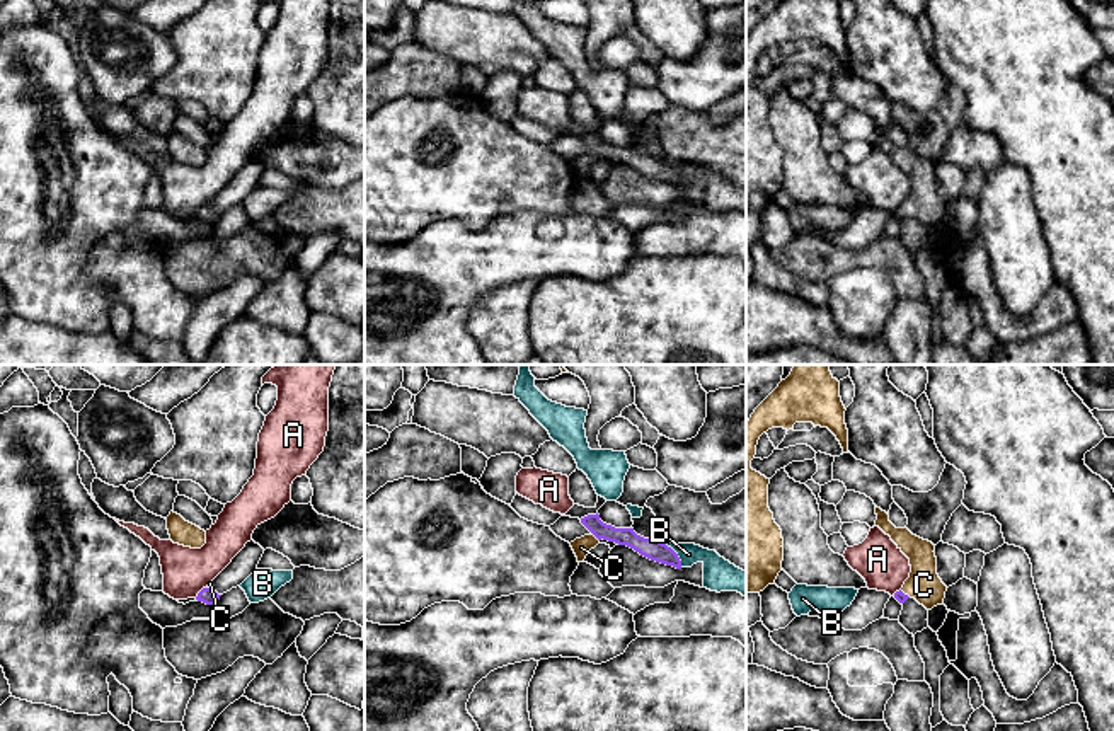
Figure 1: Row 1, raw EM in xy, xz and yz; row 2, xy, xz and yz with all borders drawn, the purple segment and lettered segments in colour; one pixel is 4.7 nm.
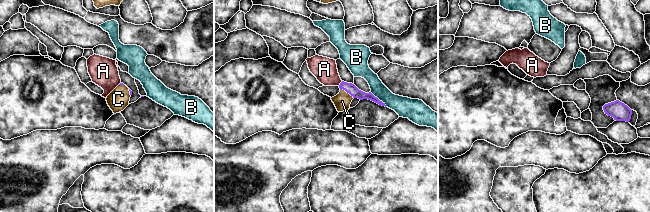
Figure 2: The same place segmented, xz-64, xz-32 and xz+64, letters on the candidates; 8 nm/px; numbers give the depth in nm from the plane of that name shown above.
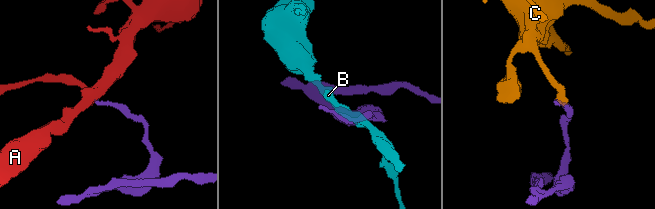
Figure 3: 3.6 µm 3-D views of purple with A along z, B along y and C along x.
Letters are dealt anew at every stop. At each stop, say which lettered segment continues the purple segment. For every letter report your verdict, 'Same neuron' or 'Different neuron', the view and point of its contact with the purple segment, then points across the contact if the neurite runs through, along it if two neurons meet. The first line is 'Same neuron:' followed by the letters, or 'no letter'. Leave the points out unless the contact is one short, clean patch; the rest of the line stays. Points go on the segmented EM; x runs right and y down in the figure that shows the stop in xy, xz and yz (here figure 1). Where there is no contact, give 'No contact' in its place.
Same neuron: C
A: Different neuron. Touches purple at xy (200, 592). Boundary: xy (205, 587), (195, 597)
B: Different neuron. Touches purple at xz (673, 551). Boundary: xz (658, 541), (665, 542), (677, 554), (682, 566)
C: Same neuron. Touches purple at xz (595, 535). Path across: xz (646, 547), (629, 537), (595, 535), (581, 547)

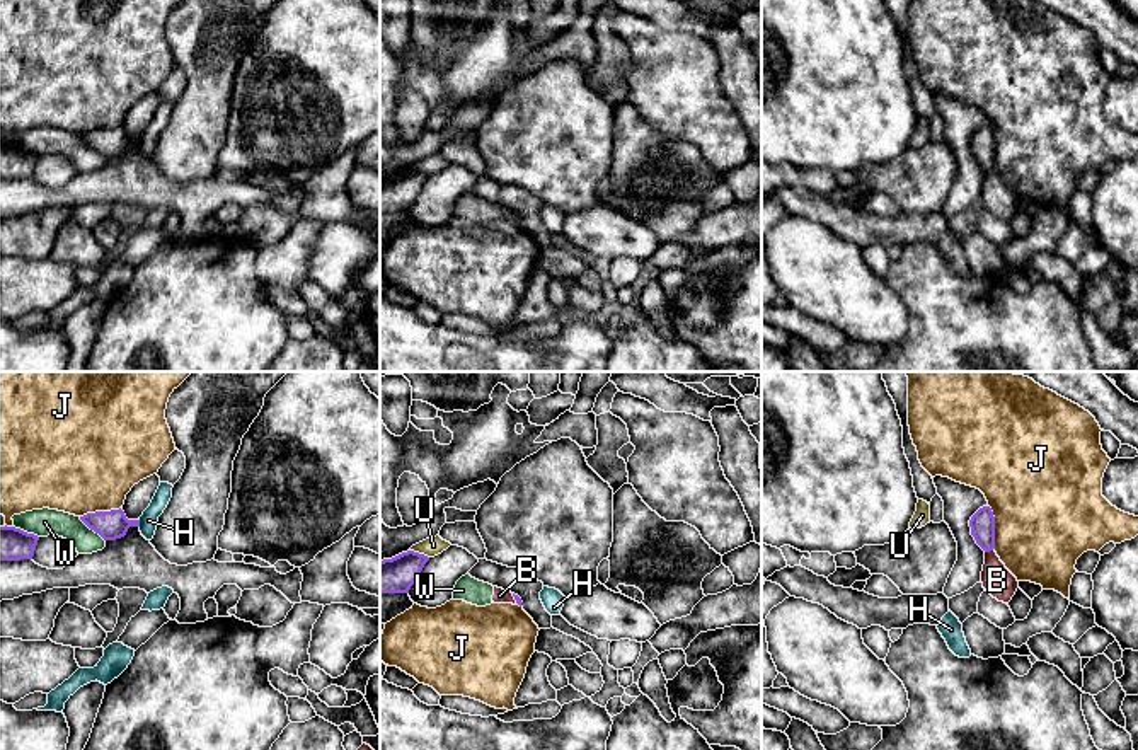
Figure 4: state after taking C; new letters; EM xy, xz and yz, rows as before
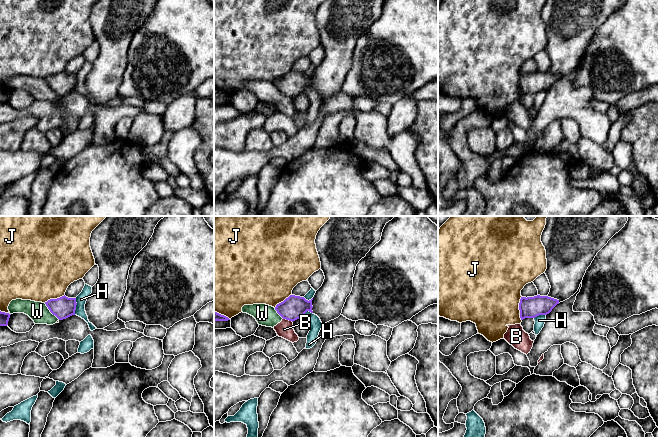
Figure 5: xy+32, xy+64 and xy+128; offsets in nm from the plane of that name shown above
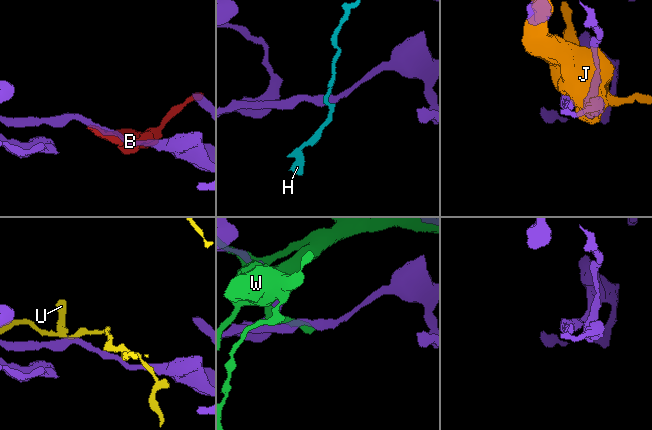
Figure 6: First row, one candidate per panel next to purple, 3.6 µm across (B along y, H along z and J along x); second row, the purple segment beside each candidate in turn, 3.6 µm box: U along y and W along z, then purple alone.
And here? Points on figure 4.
Same neuron: no letter
B: Different neuron. Touches purple at yz (988, 551). Boundary: yz (992, 549), (985, 553)
H: Different neuron. Touches purple at xy (138, 524). Boundary: xy (138, 520), (140, 525)
J: Different neuron. Touches purple at yz (994, 527)
U: Different neuron. Touches purple at xz (418, 553)
W: Different neuron. Touches purple at xy (92, 529)

